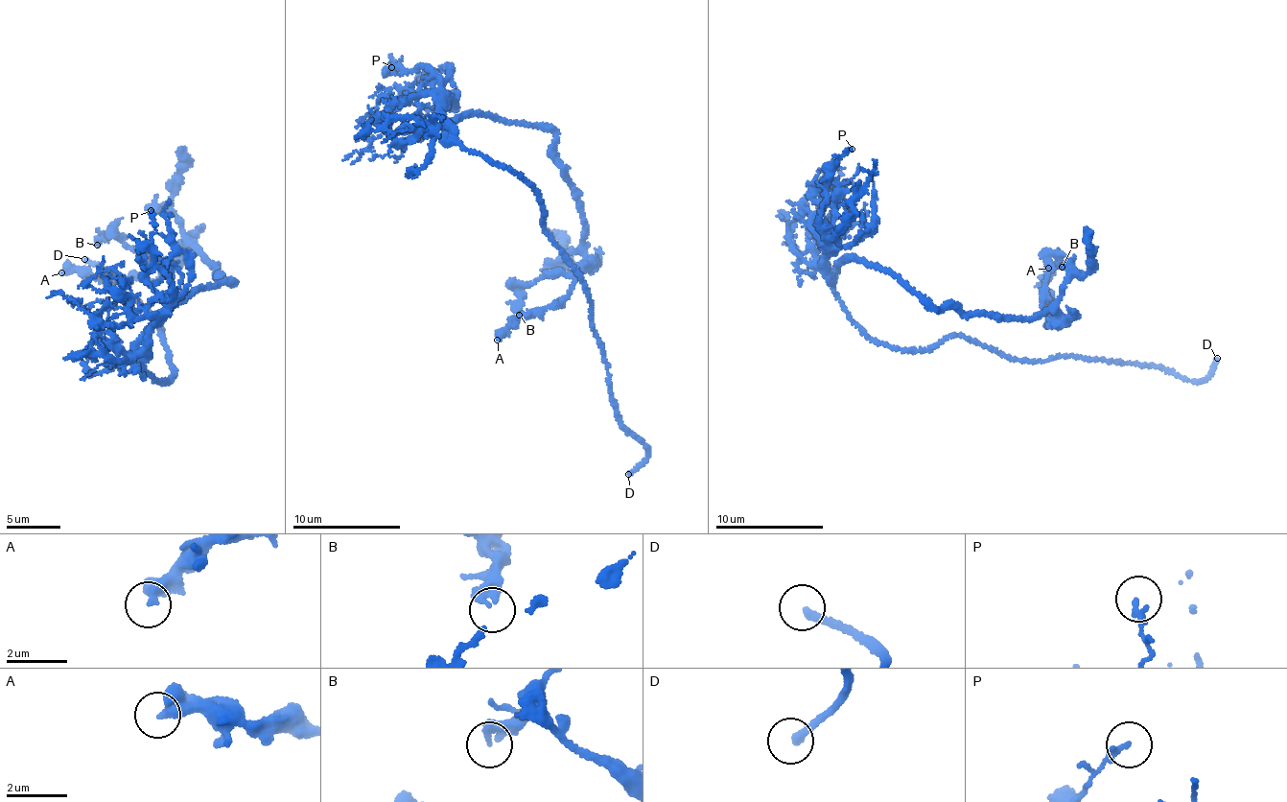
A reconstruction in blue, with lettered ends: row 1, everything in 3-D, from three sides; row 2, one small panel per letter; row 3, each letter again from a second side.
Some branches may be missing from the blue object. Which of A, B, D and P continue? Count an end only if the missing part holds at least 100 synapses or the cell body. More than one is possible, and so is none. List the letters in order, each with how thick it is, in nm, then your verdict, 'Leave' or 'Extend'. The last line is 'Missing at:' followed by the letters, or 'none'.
A: Thickness 380 nm. Leave
B: Thickness 320 nm. Leave
D: Thickness 260 nm. Extend
P: Thickness 190 nm. Leave
Missing at: D

